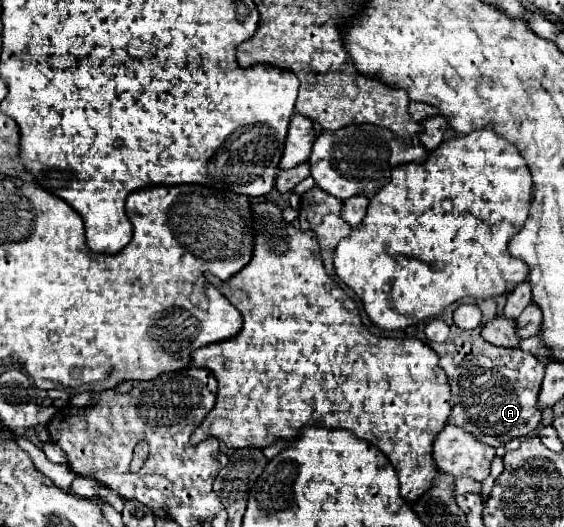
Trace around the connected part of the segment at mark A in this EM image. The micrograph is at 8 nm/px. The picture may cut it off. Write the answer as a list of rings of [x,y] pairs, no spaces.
[[[459,303],[447,307],[441,313],[451,327],[449,339],[445,343],[429,341],[429,347],[439,355],[439,367],[445,371],[451,385],[451,415],[449,425],[457,425],[469,431],[481,443],[491,447],[501,447],[513,437],[525,437],[535,427],[539,427],[541,411],[537,411],[537,395],[545,375],[545,365],[531,353],[521,349],[495,347],[481,337],[481,327],[473,331],[459,329],[453,323],[453,311]]]

